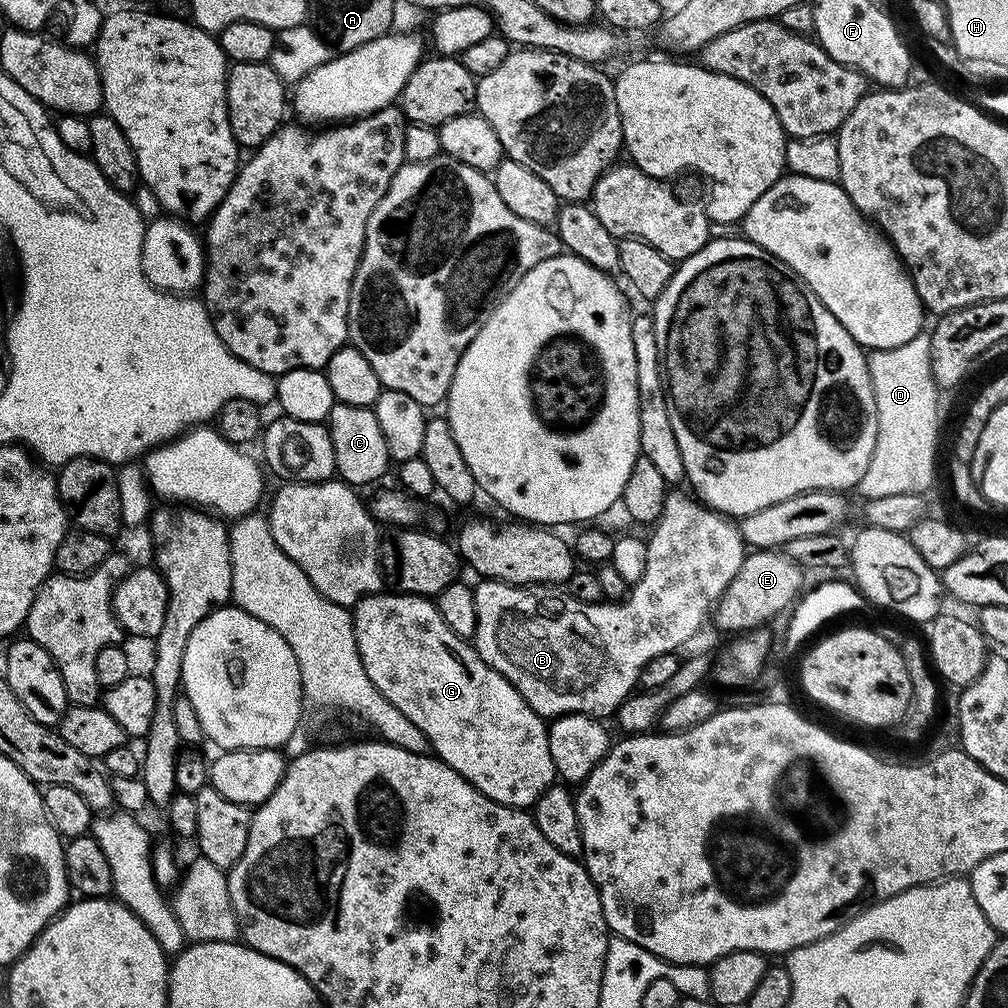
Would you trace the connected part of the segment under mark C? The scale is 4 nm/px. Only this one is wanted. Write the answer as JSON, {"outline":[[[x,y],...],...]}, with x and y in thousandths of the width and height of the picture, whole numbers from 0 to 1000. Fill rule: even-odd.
{"outline":[[[332,400],[323,418],[327,438],[331,438],[332,471],[342,480],[358,482],[377,476],[385,468],[385,460],[390,459],[389,447],[375,423],[375,415],[369,405]]]}

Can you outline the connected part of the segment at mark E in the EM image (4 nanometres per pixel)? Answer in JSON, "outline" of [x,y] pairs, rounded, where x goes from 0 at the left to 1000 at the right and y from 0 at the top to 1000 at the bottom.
{"outline":[[[746,546],[741,549],[724,581],[716,589],[716,593],[710,598],[709,603],[704,608],[705,618],[710,618],[710,623],[714,627],[726,627],[722,629],[737,629],[747,625],[757,624],[758,619],[762,619],[773,607],[781,608],[783,604],[791,598],[796,584],[799,582],[799,564],[794,563],[785,554],[778,551],[774,546]]]}

